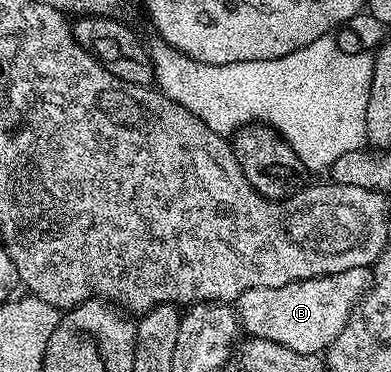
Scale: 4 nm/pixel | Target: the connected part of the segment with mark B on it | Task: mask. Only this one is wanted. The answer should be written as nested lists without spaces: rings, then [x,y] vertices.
[[[360,266],[359,268],[347,268],[347,272],[324,274],[322,278],[308,278],[291,284],[283,284],[279,288],[251,288],[240,294],[235,300],[237,320],[240,329],[246,335],[263,340],[275,340],[275,344],[295,348],[295,352],[321,354],[333,343],[335,336],[343,332],[351,312],[357,307],[357,301],[365,295],[370,285],[370,267]]]

